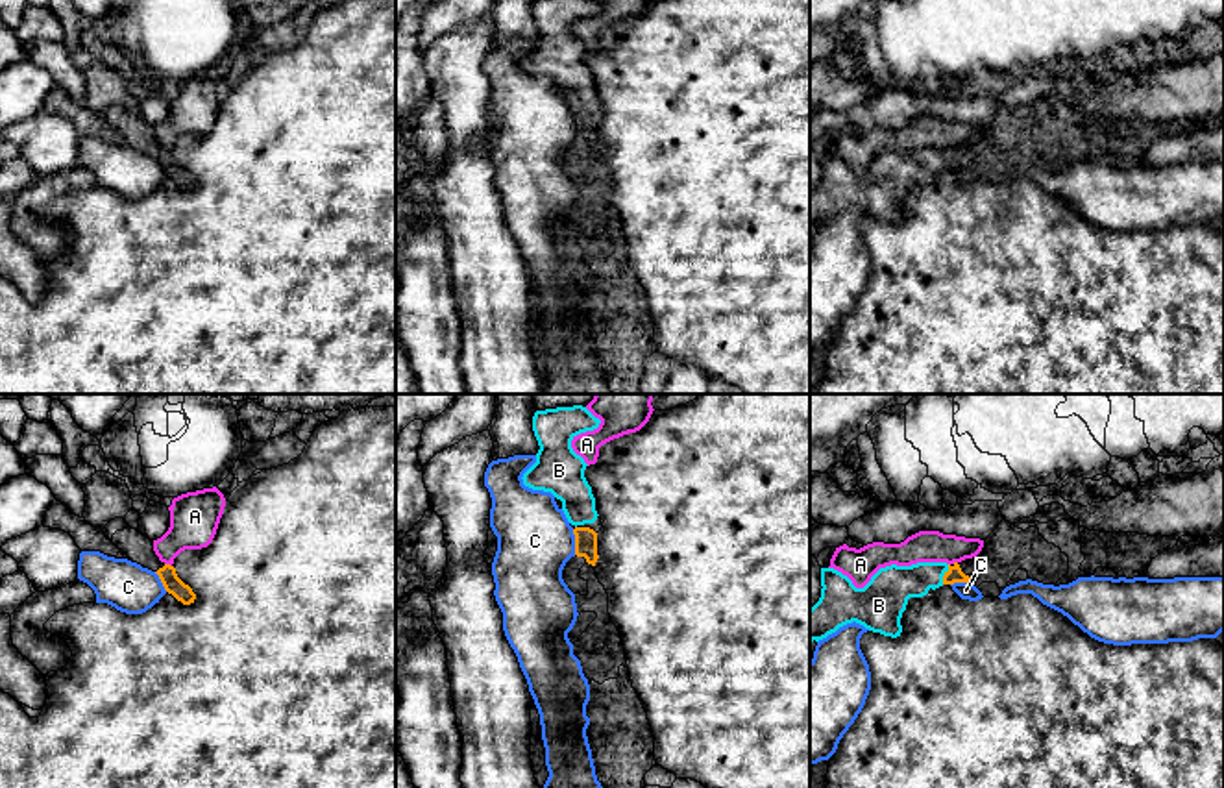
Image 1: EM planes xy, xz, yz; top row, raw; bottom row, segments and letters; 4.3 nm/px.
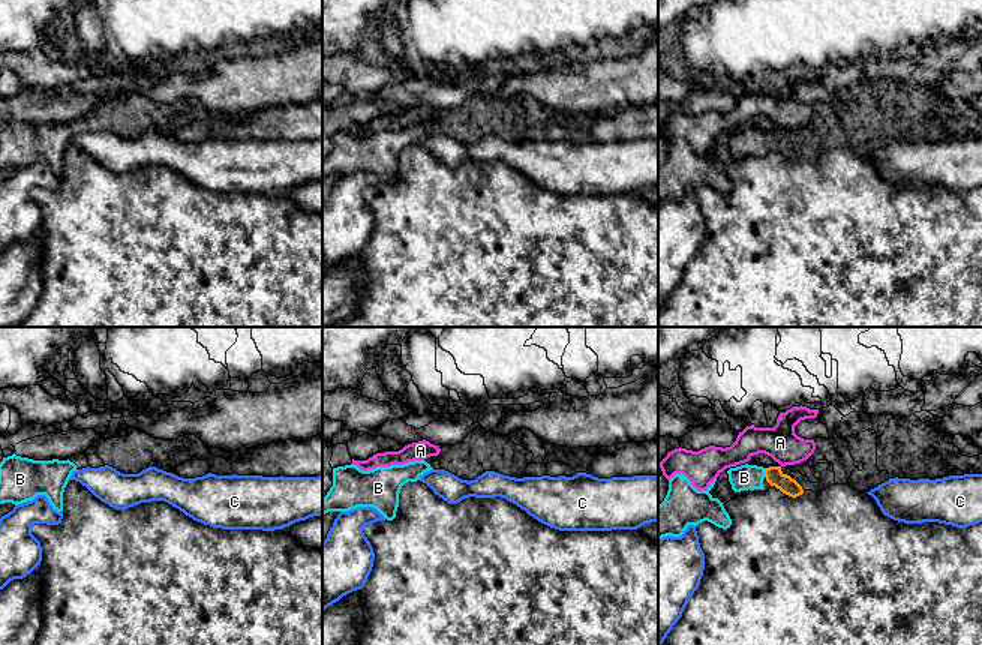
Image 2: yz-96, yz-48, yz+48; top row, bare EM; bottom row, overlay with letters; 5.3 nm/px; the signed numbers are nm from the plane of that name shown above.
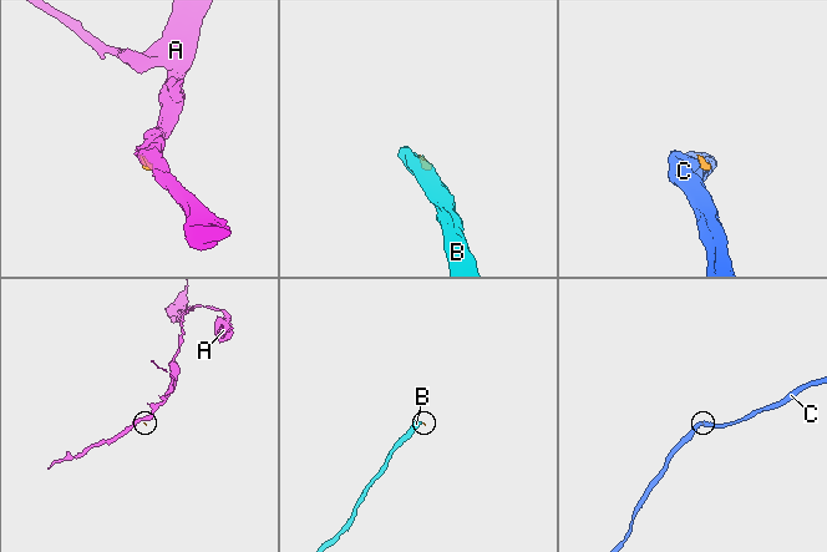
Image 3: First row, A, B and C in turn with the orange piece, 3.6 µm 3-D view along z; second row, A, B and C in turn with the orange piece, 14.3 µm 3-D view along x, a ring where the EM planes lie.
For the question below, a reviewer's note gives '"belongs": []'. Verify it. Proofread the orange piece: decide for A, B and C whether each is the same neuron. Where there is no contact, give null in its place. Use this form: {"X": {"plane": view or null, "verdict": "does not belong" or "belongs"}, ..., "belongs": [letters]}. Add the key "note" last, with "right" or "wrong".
{"A": {"plane": "xy", "verdict": "does not belong"}, "B": {"plane": "yz", "verdict": "belongs"}, "C": {"plane": "xz", "verdict": "does not belong"}, "belongs": ["B"], "note": "wrong"}

